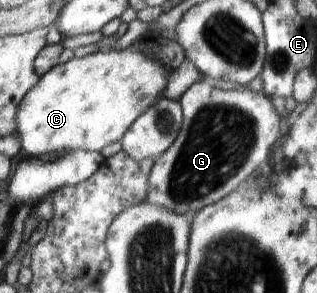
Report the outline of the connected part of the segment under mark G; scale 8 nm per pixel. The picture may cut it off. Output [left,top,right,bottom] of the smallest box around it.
[146,77,281,222]

